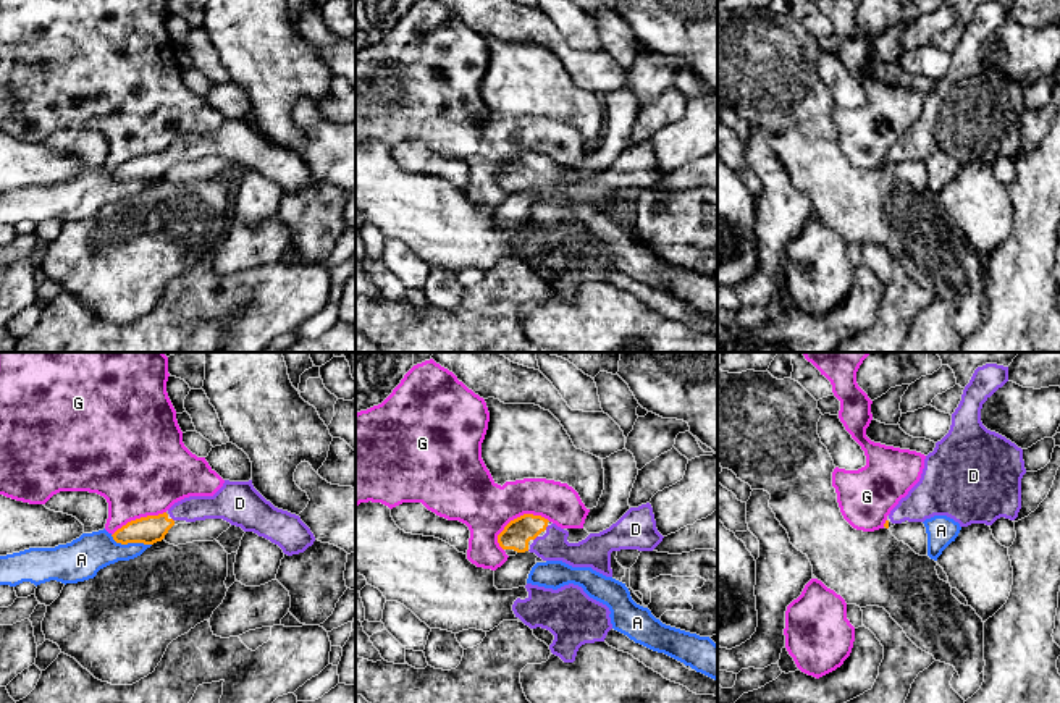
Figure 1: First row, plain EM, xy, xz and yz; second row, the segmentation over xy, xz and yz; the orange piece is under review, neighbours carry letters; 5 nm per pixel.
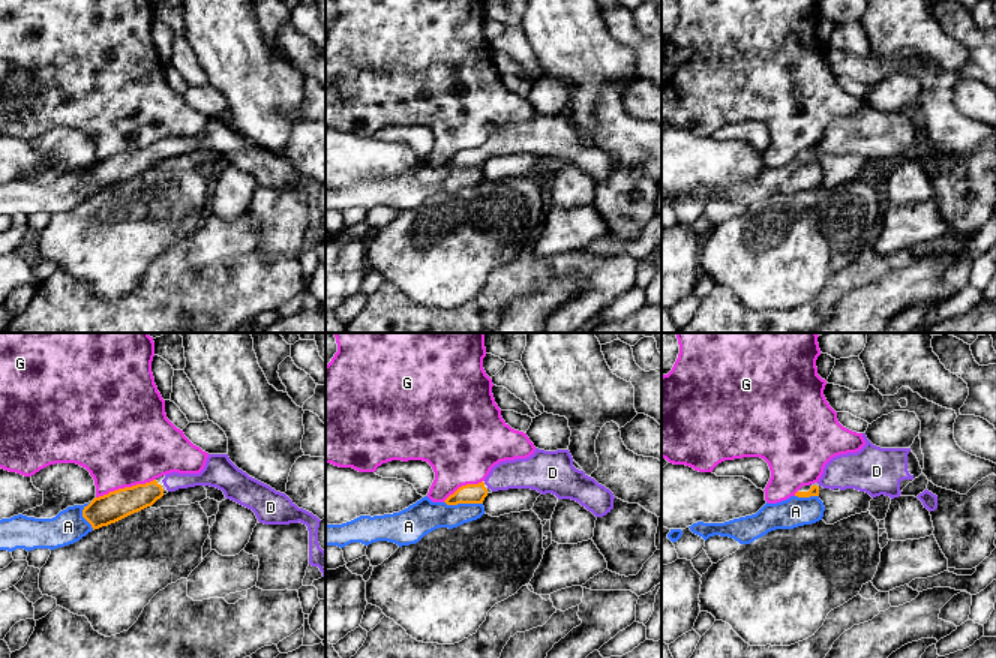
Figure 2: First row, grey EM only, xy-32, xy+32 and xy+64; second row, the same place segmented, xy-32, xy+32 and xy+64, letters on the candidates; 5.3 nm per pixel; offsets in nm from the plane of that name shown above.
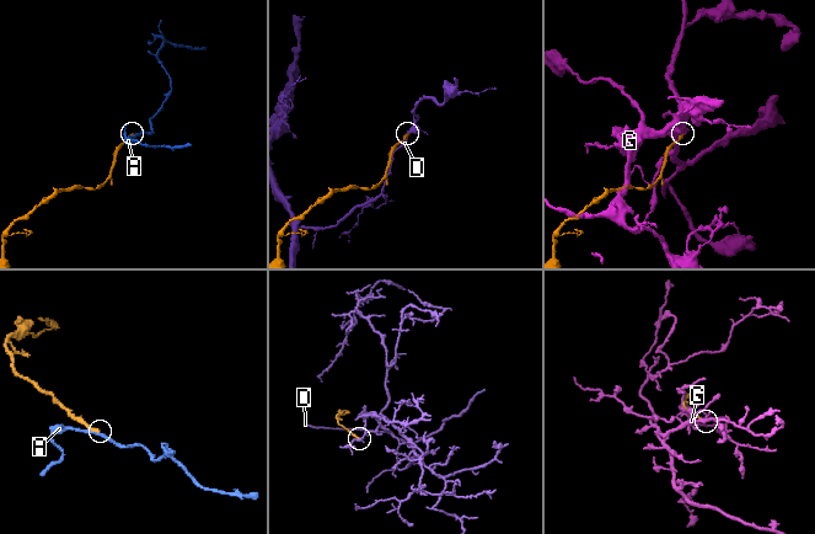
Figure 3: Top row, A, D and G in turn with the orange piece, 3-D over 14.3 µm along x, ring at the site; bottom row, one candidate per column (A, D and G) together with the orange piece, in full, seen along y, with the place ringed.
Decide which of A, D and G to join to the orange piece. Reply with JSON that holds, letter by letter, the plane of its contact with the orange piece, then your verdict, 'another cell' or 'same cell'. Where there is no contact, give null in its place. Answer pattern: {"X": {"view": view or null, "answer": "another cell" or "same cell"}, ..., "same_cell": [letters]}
{"A": {"view": "xy", "answer": "another cell"}, "D": {"view": "xz", "answer": "same cell"}, "G": {"view": "xz", "answer": "another cell"}, "same_cell": ["D"]}

